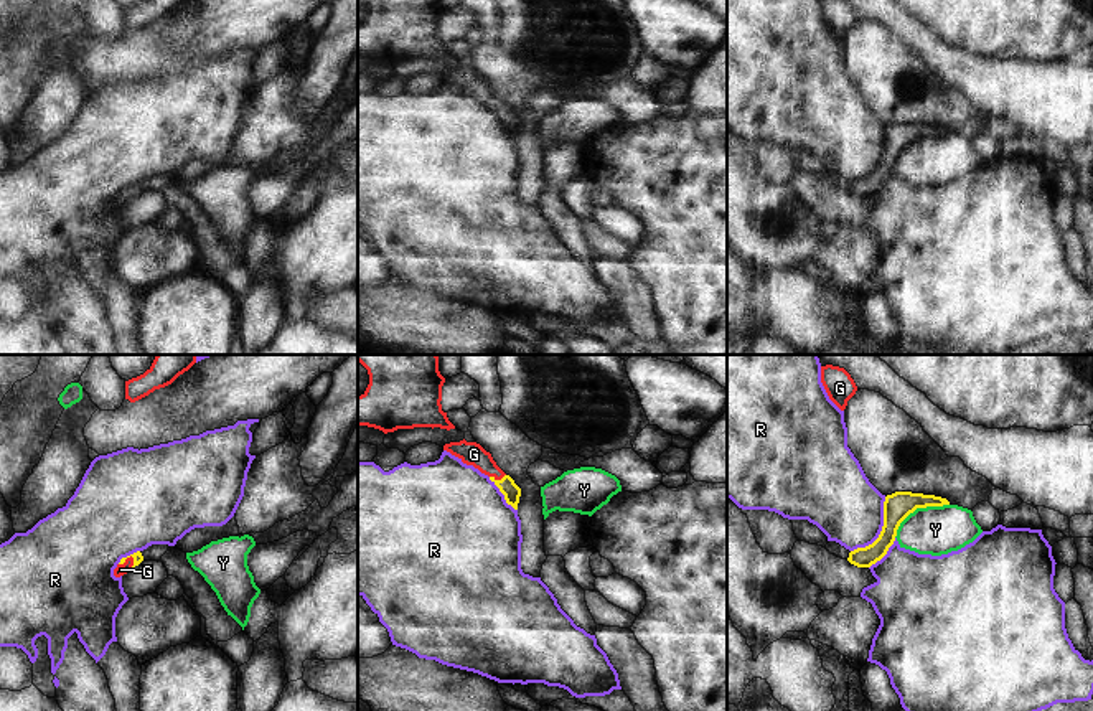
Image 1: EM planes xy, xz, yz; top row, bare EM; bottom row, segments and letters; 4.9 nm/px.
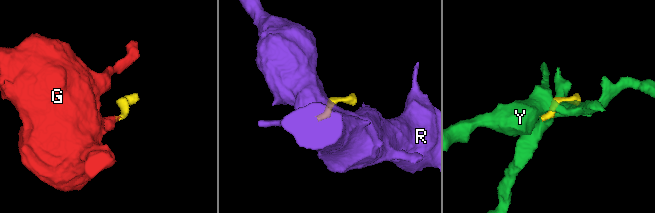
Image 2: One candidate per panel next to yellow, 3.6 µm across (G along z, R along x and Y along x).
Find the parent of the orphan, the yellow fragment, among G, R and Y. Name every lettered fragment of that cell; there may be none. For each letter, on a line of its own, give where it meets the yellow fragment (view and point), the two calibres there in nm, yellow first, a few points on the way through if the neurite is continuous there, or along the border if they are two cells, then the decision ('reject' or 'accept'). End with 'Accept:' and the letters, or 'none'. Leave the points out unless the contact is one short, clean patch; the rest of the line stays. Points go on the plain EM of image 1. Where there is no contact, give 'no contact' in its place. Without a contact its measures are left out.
G: xy (126, 188) | 50/60 nm | across xy (137, 187), (126, 188), (121, 200) | accept
R: yz (882, 160) | 140/340 nm | reject
Y: yz (917, 137) | 140/240 nm | reject
Accept: G

